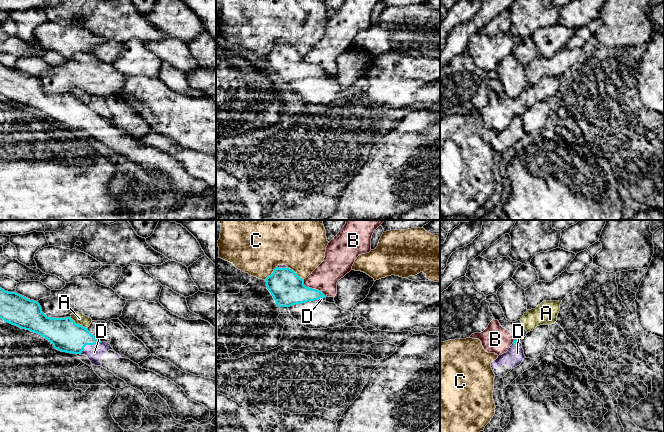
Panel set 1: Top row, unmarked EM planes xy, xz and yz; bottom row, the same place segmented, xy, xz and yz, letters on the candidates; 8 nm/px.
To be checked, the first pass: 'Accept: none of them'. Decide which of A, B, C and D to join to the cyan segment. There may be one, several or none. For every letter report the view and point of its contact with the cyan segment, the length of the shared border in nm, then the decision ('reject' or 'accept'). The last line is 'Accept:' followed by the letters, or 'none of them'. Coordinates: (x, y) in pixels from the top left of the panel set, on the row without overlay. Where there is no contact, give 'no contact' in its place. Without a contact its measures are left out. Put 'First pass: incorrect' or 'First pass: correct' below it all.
A: xy (78, 100) | 170 nm | reject
B: xz (311, 64) | 240 nm | reject
C: xz (294, 48) | 170 nm | reject
D: xy (89, 120) | 200 nm | accept
Accept: D
First pass: incorrect

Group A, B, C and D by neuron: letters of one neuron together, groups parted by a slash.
A B / C / D

